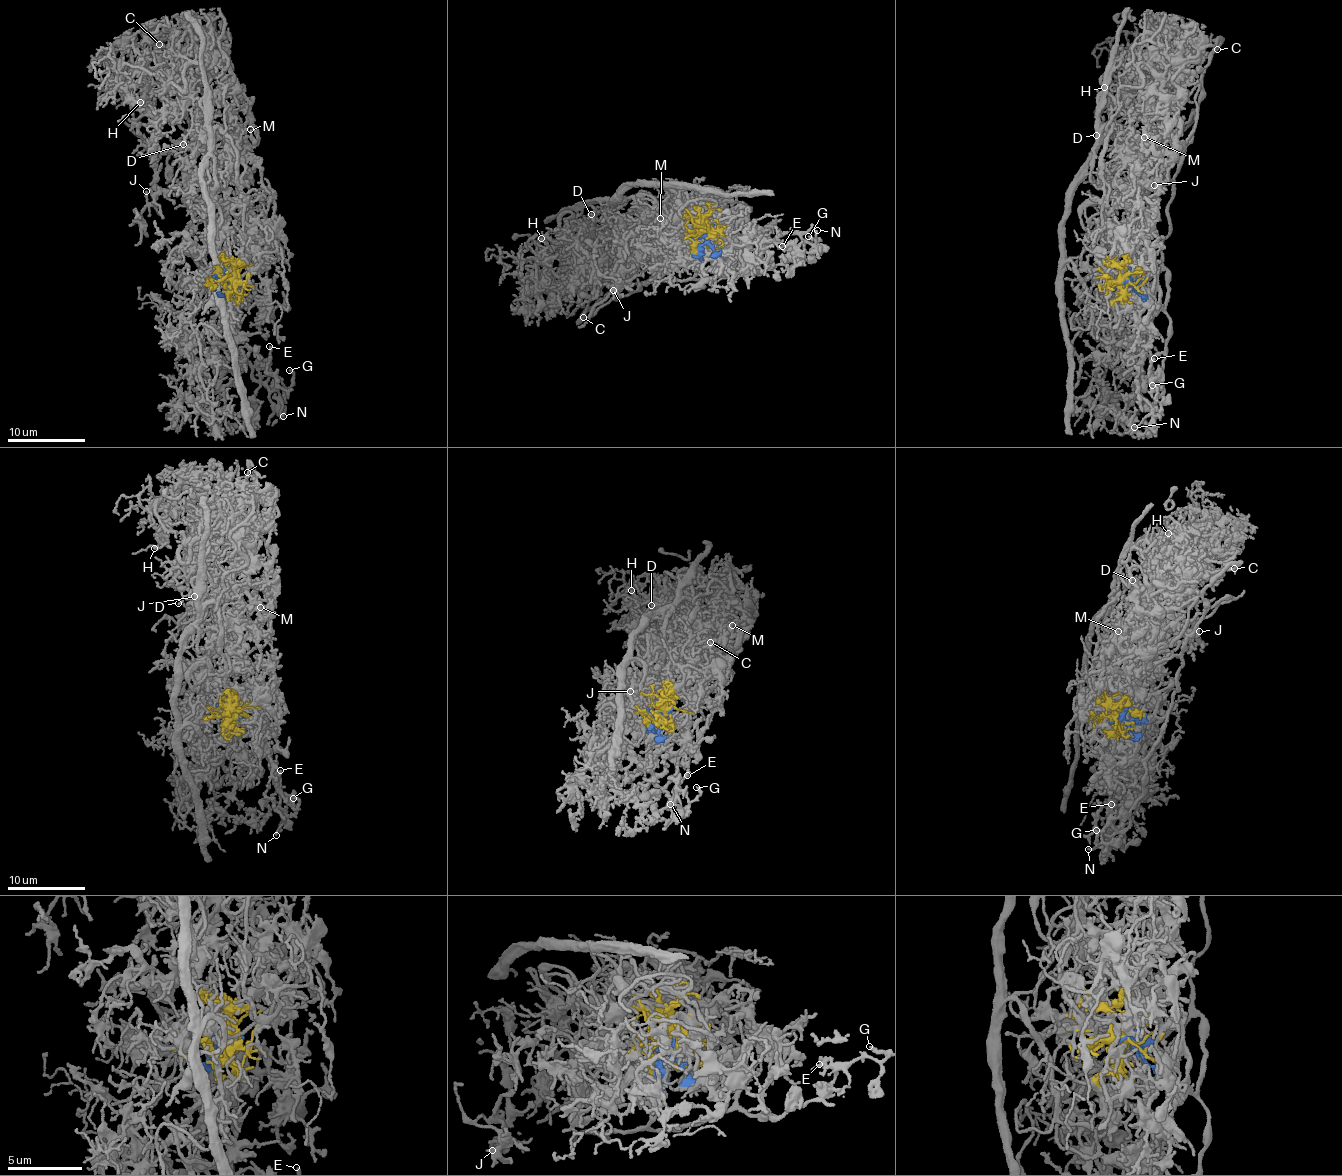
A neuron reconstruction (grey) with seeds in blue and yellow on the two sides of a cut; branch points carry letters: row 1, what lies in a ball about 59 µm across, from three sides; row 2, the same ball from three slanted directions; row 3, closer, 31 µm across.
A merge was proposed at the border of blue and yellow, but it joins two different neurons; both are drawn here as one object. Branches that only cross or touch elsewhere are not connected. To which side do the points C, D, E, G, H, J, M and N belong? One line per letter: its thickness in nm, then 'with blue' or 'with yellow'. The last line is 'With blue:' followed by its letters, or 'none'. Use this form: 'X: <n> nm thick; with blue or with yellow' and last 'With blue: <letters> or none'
C: 240 nm thick; with blue
D: 100 nm thick; with yellow
E: 170 nm thick; with blue
G: 200 nm thick; with blue
H: 200 nm thick; with yellow
J: 160 nm thick; with blue
M: 160 nm thick; with yellow
N: 140 nm thick; with blue
With blue: C, E, G, J, N

